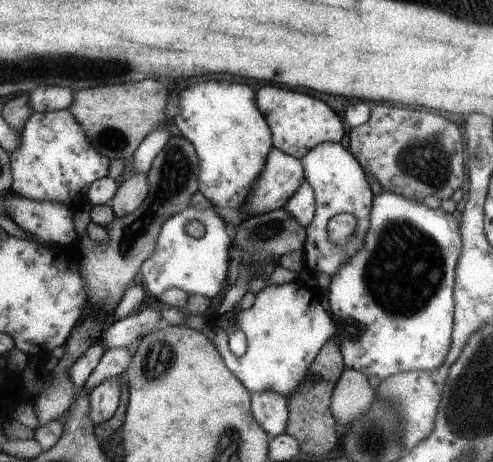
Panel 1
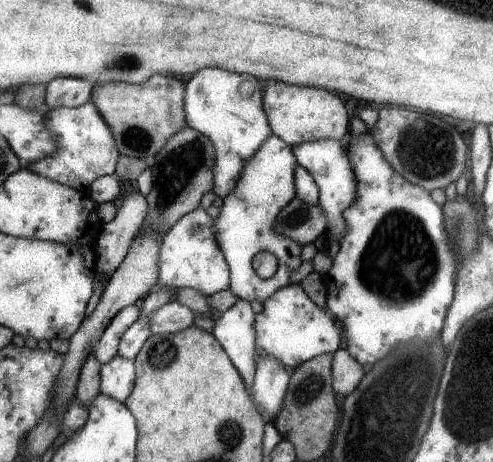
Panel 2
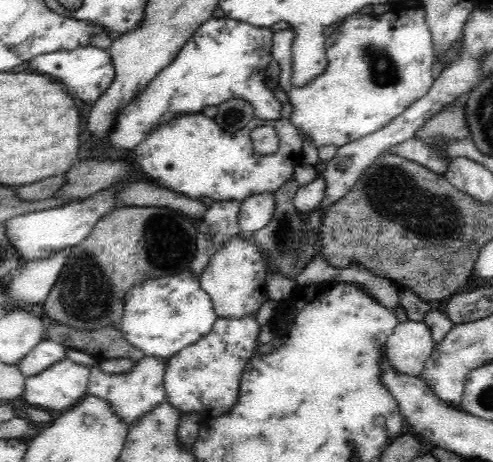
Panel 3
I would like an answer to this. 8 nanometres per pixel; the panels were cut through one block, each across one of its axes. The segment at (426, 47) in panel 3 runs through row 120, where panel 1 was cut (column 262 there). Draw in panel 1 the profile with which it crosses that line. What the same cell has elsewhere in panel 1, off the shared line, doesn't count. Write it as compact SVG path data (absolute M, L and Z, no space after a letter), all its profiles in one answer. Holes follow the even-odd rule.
M299 280L281 286L267 286L255 296L255 304L249 310L241 310L233 320L235 328L241 328L247 336L247 352L235 356L229 352L225 330L207 328L207 338L215 344L225 366L235 378L253 394L273 390L285 398L299 390L311 362L327 340L337 338L339 324L319 304L319 292L309 290Z

